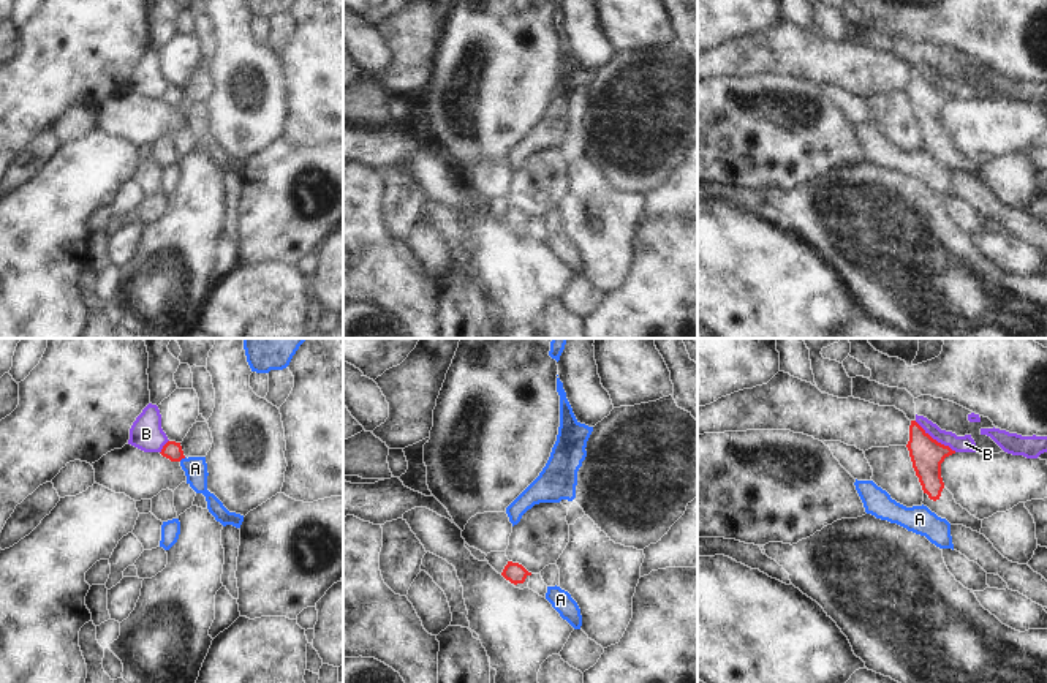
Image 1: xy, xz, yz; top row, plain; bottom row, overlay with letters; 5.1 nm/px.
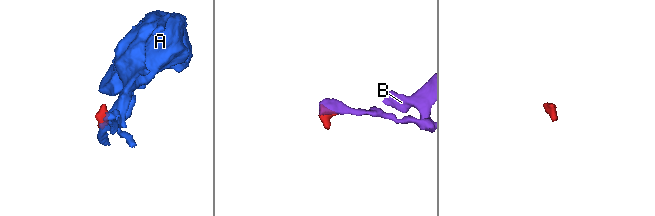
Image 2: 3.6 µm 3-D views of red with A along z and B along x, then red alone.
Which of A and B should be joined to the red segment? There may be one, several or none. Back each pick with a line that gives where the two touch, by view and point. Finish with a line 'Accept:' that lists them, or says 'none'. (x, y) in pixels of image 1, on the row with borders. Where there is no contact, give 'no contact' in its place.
Accept: none

